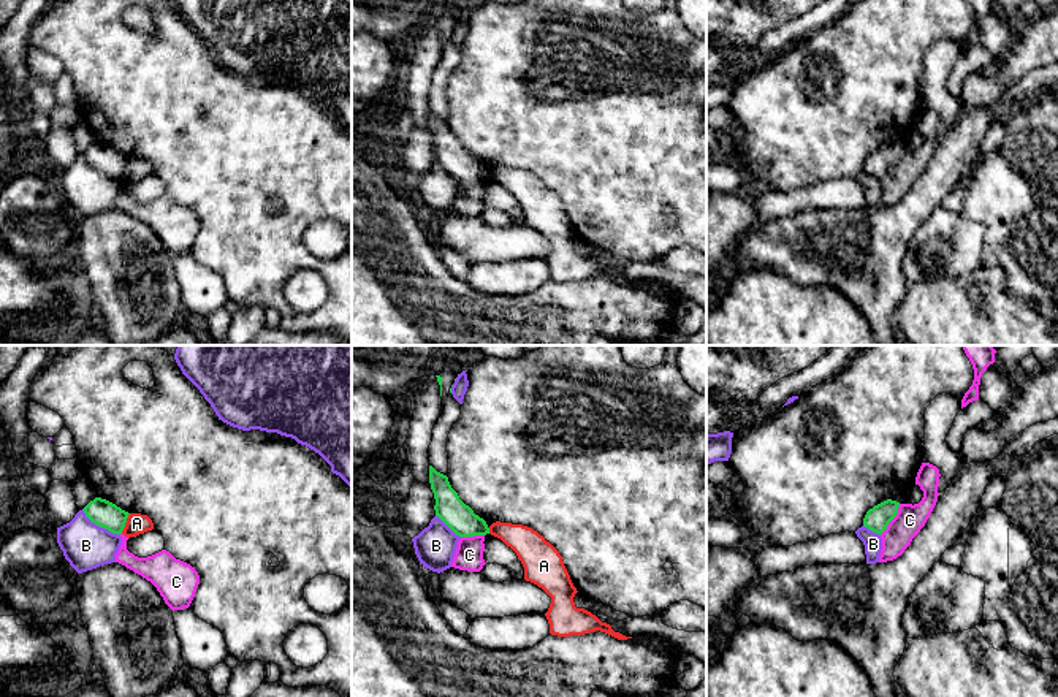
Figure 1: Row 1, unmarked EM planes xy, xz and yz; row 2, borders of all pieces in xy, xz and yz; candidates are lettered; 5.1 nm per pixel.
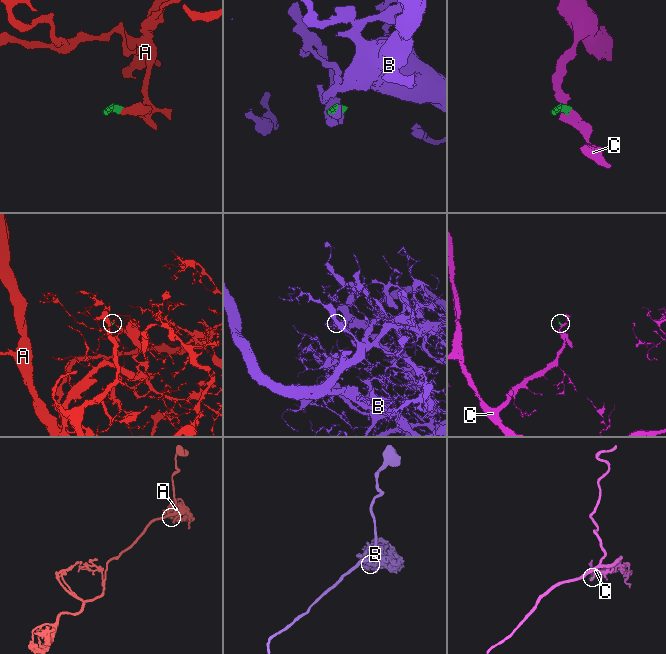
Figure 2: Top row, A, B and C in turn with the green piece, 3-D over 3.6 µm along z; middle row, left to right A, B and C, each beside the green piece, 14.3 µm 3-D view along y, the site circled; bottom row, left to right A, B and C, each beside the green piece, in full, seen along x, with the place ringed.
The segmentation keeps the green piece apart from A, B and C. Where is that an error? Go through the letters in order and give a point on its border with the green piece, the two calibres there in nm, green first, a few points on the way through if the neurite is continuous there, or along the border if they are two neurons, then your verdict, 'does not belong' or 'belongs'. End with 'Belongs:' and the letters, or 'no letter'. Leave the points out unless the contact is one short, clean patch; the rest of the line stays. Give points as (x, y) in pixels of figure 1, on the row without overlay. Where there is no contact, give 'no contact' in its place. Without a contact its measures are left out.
A: meets green in xy at (125, 167); 140 nm thick on the green side, 110 nm on the other; border along xy (130, 159), (121, 178); does not belong
B: meets green in xy at (98, 170); 140 nm thick on the green side, 240 nm on the other; does not belong
C: meets green in yz at (892, 163); 120 nm thick on the green side, 150 nm on the other; border along yz (900, 149), (895, 162), (879, 179); does not belong
Belongs: no letter

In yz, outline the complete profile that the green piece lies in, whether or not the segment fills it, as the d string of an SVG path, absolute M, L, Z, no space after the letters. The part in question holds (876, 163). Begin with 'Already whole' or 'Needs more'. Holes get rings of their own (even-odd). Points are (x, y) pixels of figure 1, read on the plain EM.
Already whole. M887 144L870 154L863 163L863 171L876 179L882 179L896 162L900 147Z

